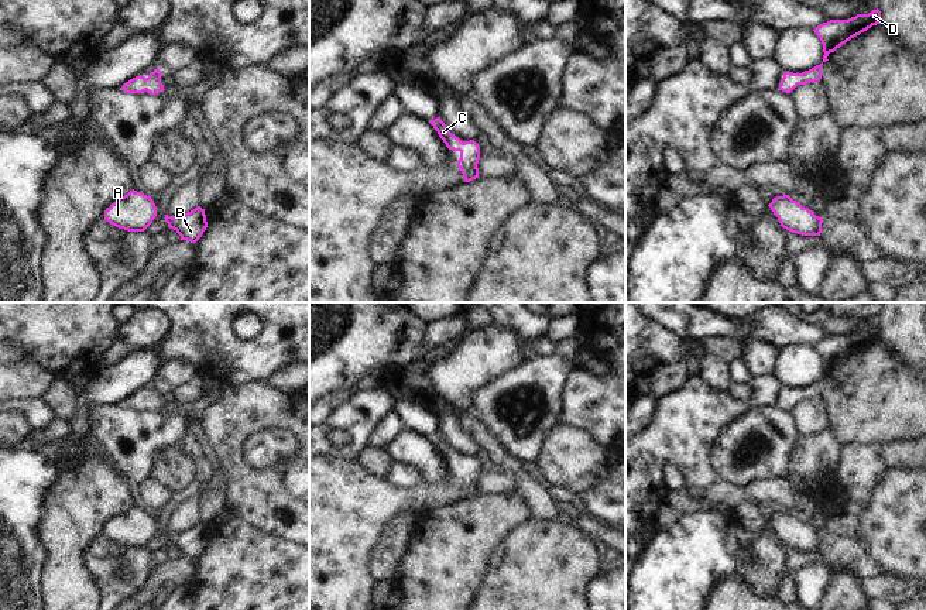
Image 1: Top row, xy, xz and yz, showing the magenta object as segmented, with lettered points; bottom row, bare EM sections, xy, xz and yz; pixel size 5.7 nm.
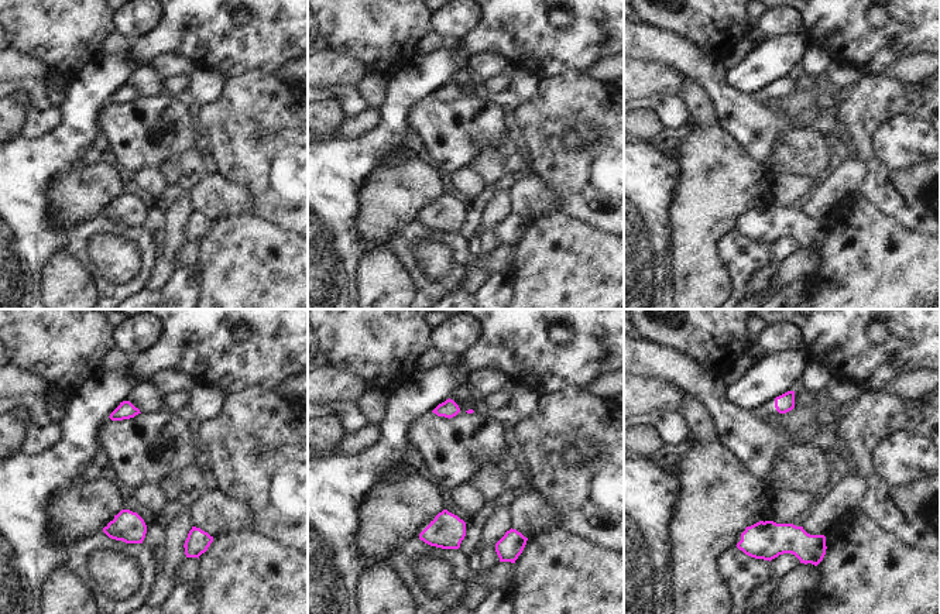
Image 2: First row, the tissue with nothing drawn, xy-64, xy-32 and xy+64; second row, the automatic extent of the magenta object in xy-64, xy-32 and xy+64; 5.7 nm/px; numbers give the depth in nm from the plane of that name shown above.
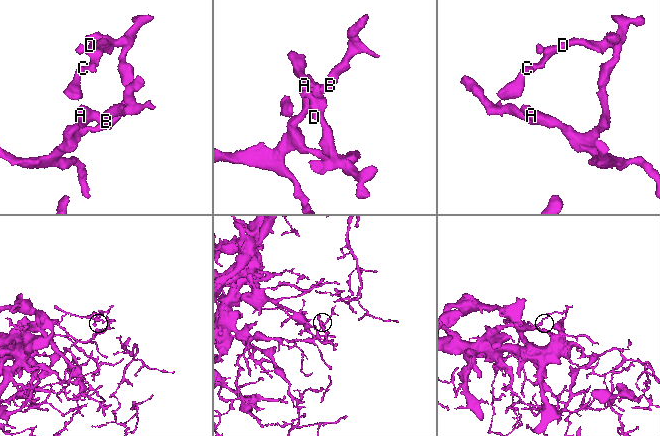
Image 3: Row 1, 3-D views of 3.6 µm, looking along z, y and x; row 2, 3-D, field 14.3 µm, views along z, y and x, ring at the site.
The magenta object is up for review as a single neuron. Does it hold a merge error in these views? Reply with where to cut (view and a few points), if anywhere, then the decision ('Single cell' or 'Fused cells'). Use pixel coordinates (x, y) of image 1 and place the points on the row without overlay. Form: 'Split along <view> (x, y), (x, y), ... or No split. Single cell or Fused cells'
No split. Single cell

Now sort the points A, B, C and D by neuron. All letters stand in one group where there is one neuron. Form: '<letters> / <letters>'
A B C D

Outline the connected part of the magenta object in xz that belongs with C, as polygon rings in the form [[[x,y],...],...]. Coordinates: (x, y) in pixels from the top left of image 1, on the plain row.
[[[439,433],[431,436],[429,439],[438,448],[439,453],[443,456],[443,459],[449,466],[460,469],[457,483],[463,490],[464,498],[470,498],[479,494],[479,484],[477,484],[480,476],[479,460],[474,456],[463,459],[459,453],[456,453],[447,446],[446,441]]]

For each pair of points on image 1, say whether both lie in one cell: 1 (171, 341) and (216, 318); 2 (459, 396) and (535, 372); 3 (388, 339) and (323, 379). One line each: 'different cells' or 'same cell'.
1: same cell
2: different cells
3: same cell

